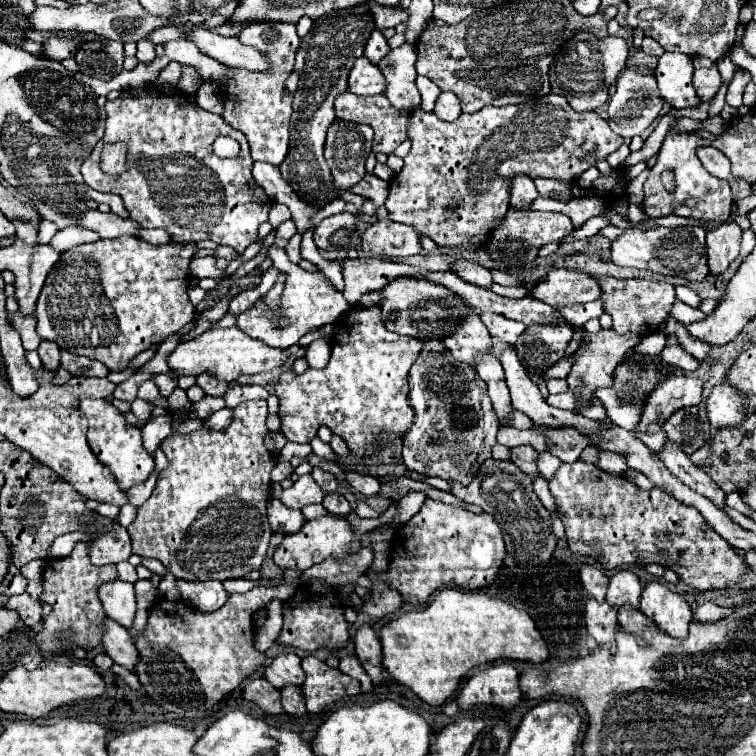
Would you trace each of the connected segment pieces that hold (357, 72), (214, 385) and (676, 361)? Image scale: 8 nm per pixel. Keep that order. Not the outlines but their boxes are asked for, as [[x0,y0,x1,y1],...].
[[348,57,386,95],[196,375,228,397],[661,334,699,373]]

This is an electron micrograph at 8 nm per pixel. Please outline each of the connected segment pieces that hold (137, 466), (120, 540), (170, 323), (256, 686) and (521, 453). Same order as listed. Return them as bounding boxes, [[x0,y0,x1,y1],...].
[[80,399,154,491],[90,525,130,565],[34,237,198,371],[244,679,282,715],[512,445,540,479]]

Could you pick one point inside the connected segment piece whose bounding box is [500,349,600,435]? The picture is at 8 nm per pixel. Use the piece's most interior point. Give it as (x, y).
(525, 396)

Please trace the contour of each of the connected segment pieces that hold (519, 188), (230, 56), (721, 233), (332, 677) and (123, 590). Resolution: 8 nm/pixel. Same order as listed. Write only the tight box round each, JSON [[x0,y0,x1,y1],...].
[[510,175,538,209],[176,23,270,71],[706,221,742,275],[302,655,360,713],[98,581,136,629]]

